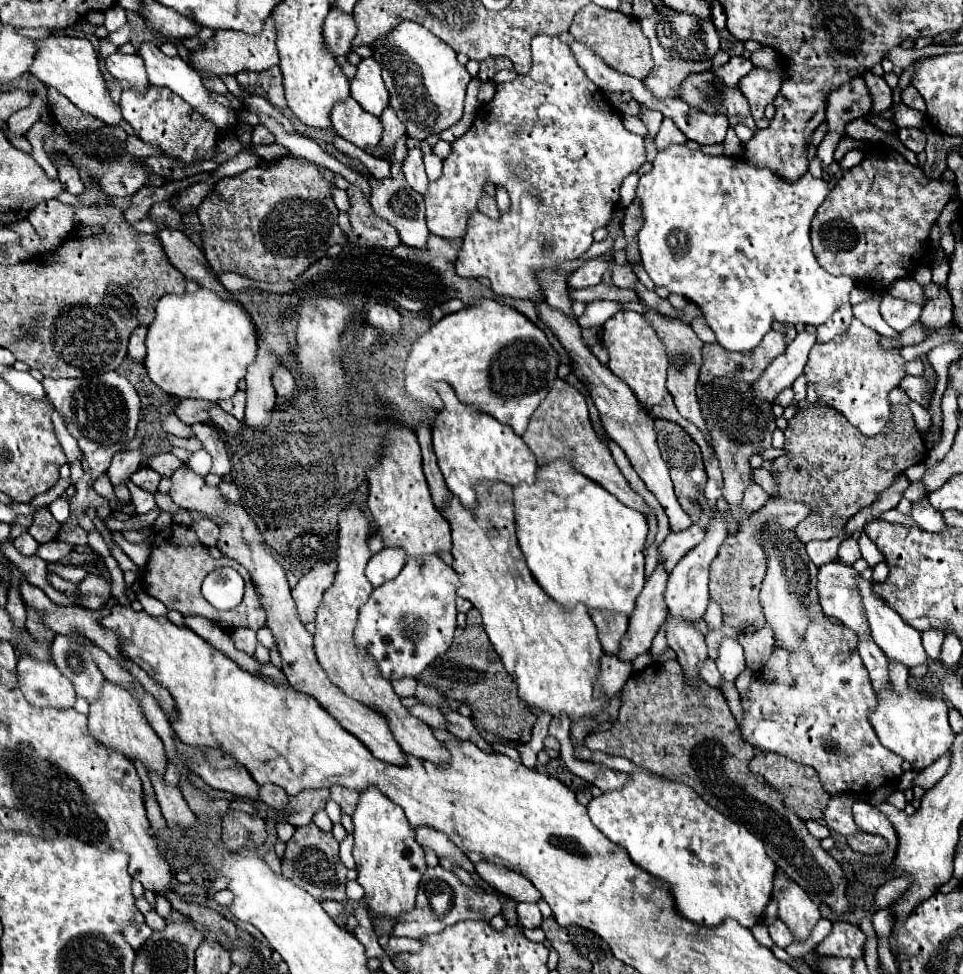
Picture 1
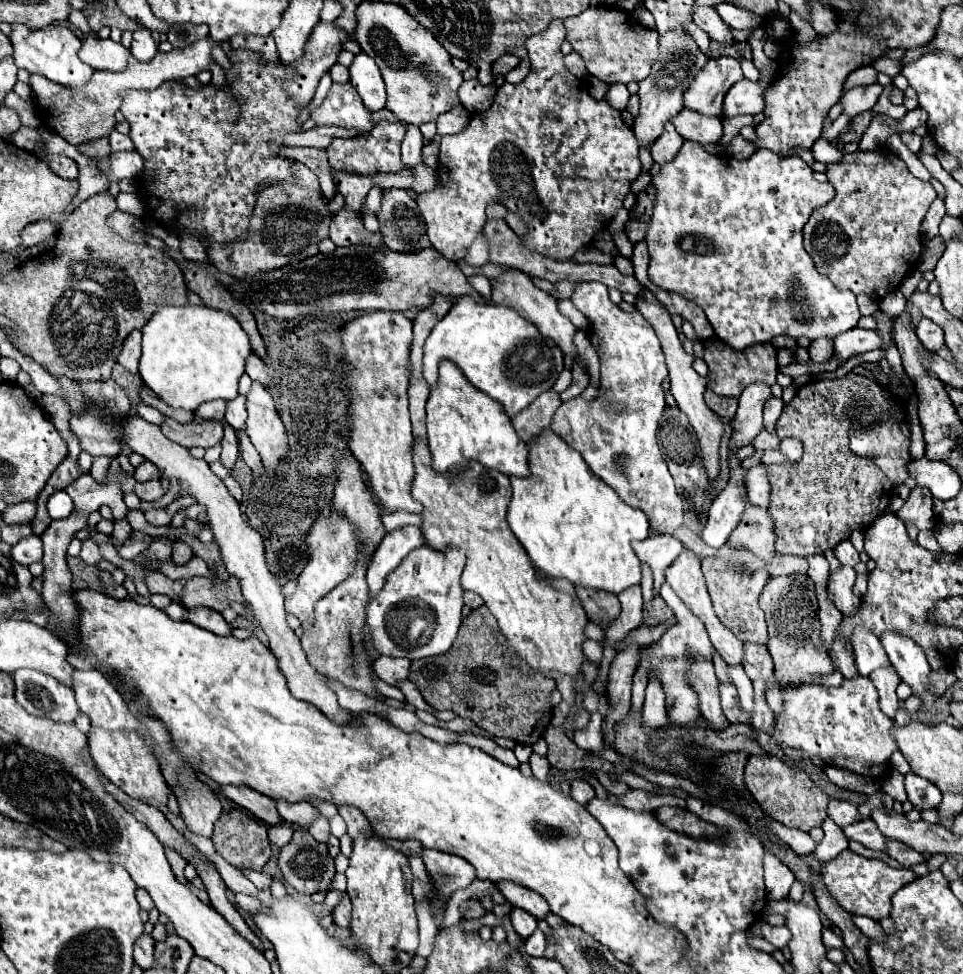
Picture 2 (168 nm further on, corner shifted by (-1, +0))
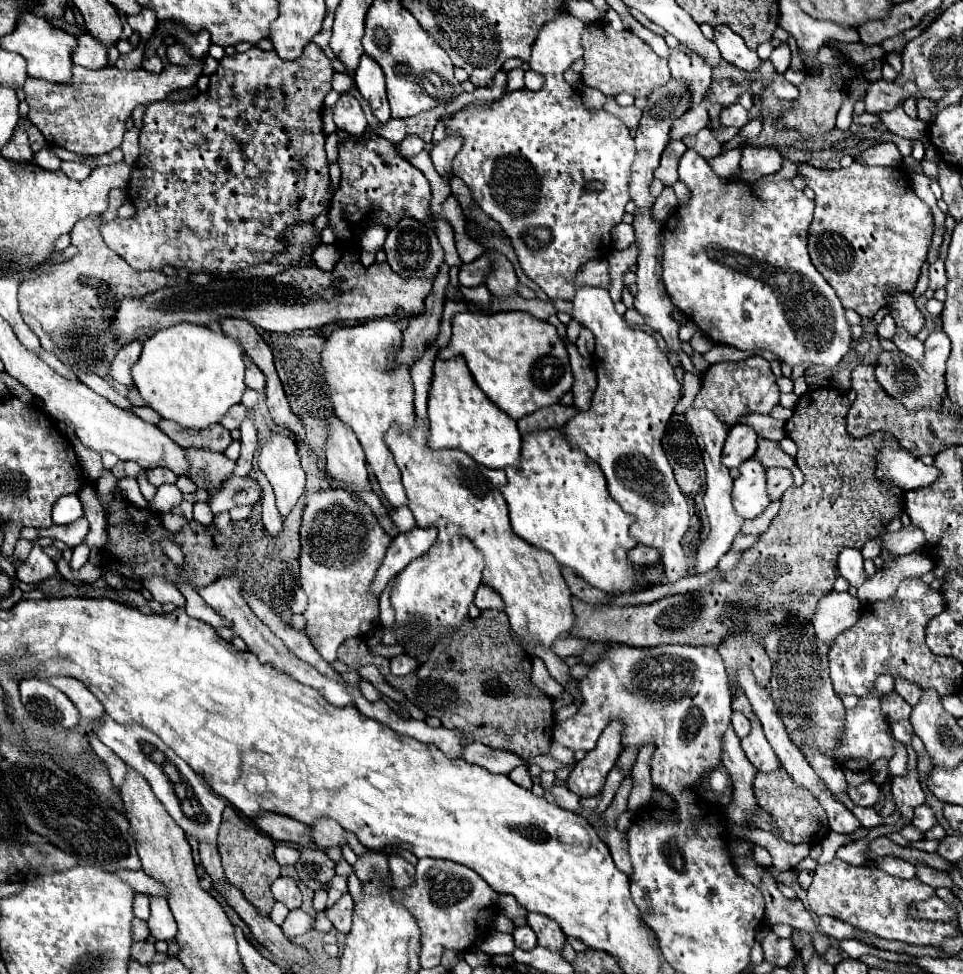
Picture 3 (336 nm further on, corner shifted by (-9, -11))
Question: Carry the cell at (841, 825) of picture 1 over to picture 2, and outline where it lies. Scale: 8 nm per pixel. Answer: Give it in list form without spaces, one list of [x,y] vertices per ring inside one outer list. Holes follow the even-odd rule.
[[[866,818],[862,822],[856,822],[856,824],[848,824],[842,830],[844,830],[844,834],[848,838],[864,844],[870,850],[876,850],[876,852],[884,852],[886,850],[886,842],[888,840],[882,836],[882,832],[876,828],[876,824],[870,818]]]

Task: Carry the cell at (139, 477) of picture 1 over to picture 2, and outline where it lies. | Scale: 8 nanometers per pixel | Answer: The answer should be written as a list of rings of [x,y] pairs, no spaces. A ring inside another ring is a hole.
[[[144,460],[144,462],[142,462],[138,468],[136,468],[136,472],[134,472],[134,478],[136,478],[136,482],[158,480],[158,478],[160,478],[160,470],[158,470],[158,466],[156,466],[156,464],[152,464],[152,462]]]

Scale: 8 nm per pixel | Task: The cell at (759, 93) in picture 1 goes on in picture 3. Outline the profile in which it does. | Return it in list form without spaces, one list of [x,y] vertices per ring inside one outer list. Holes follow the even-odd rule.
[[[734,103],[734,105],[722,109],[720,121],[722,121],[722,125],[726,125],[726,127],[742,129],[742,127],[750,121],[750,113],[748,113],[740,103]]]

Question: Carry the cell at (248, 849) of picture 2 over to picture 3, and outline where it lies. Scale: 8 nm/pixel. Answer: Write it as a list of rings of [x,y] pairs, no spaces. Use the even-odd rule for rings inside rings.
[[[228,805],[222,815],[222,825],[218,833],[218,849],[220,849],[226,879],[232,885],[236,885],[262,915],[268,915],[274,905],[270,885],[276,877],[280,877],[280,865],[274,859],[274,841],[262,831],[258,831],[254,825],[244,823],[240,815],[234,813],[234,807]]]

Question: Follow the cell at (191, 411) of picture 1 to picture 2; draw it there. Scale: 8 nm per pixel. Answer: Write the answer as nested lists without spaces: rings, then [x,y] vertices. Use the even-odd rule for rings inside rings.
[[[226,400],[206,402],[206,404],[202,404],[202,406],[196,410],[196,416],[200,416],[200,418],[210,418],[210,420],[224,420],[226,404],[228,404]]]

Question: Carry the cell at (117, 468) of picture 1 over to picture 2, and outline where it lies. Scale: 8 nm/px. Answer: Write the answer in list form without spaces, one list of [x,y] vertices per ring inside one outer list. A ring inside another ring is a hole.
[[[82,474],[78,480],[74,480],[66,492],[70,494],[74,502],[74,510],[88,516],[94,510],[98,510],[102,504],[108,504],[114,512],[114,520],[126,518],[126,504],[122,500],[122,490],[116,482],[112,484],[98,484],[90,474]]]

